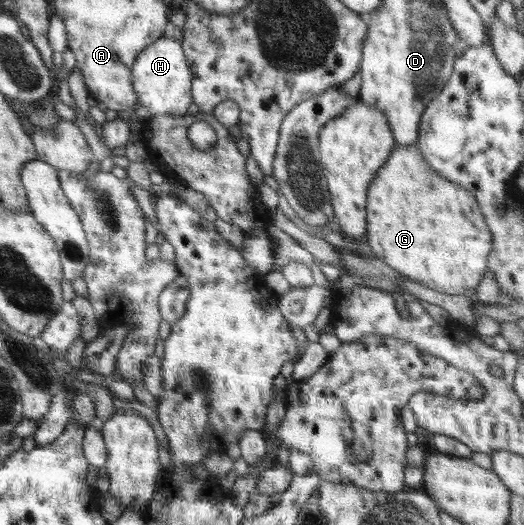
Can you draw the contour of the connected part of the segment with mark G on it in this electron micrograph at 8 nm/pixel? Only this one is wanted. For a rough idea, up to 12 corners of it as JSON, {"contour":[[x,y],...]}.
{"contour":[[396,144],[372,178],[375,258],[449,295],[493,238],[476,198]]}

